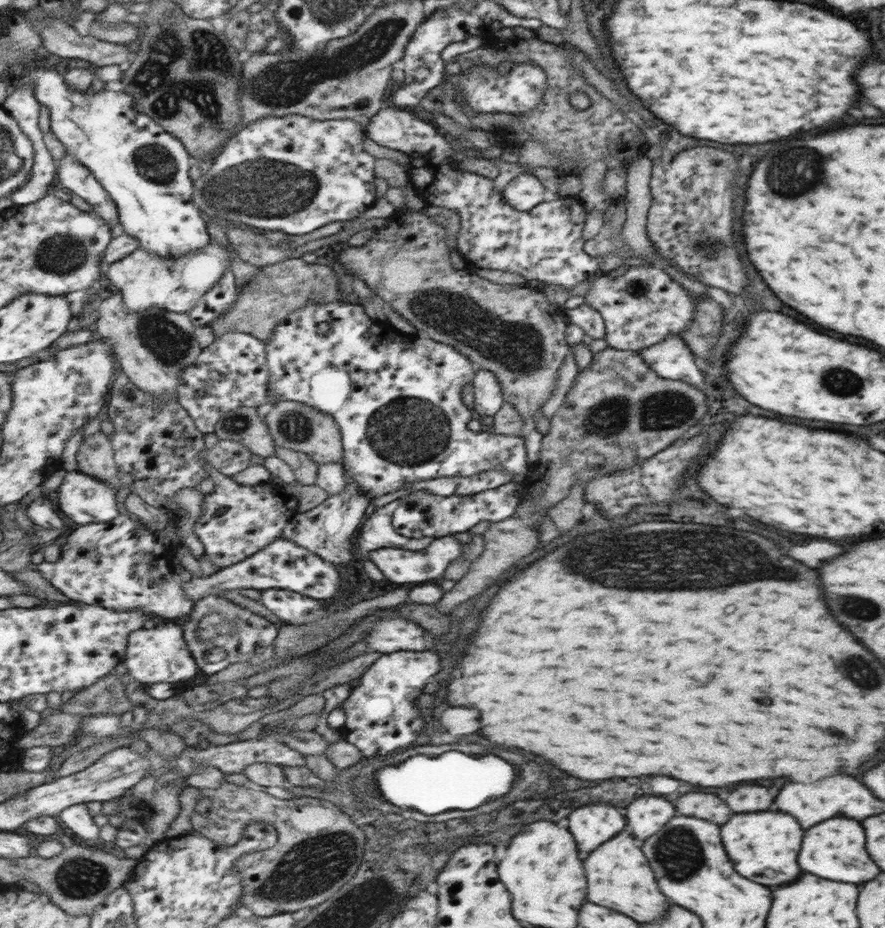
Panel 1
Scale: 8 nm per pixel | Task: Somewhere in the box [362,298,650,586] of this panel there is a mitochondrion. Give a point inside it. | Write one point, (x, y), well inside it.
(411, 430)

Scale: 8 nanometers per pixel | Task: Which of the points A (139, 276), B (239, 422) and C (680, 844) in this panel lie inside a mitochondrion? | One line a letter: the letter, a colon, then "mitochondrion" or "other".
A: other
B: mitochondrion
C: mitochondrion

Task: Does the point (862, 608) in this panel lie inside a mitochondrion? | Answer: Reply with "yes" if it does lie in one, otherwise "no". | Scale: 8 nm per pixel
yes

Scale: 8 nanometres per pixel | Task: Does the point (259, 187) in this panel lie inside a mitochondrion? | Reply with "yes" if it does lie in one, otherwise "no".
yes

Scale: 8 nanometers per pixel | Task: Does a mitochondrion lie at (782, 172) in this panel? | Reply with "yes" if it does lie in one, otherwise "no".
yes

